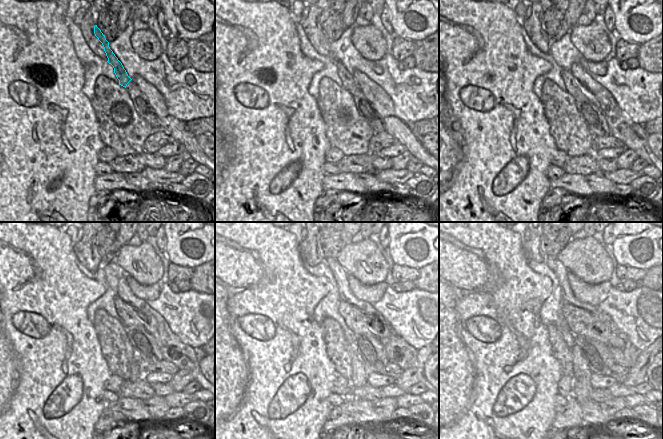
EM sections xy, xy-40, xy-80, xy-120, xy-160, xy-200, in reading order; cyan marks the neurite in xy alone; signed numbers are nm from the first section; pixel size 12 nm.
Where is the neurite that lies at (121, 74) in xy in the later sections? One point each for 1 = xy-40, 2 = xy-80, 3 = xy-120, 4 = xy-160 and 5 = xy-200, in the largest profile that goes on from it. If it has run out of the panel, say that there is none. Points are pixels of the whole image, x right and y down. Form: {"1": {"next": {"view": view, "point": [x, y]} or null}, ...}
{"1": {"next": {"view": "xy-40", "point": [349, 83]}}, "2": {"next": {"view": "xy-80", "point": [573, 87]}}, "3": {"next": {"view": "xy-120", "point": [129, 317]}}, "4": {"next": {"view": "xy-160", "point": [378, 326]}}, "5": {"next": {"view": "xy-200", "point": [599, 325]}}}

